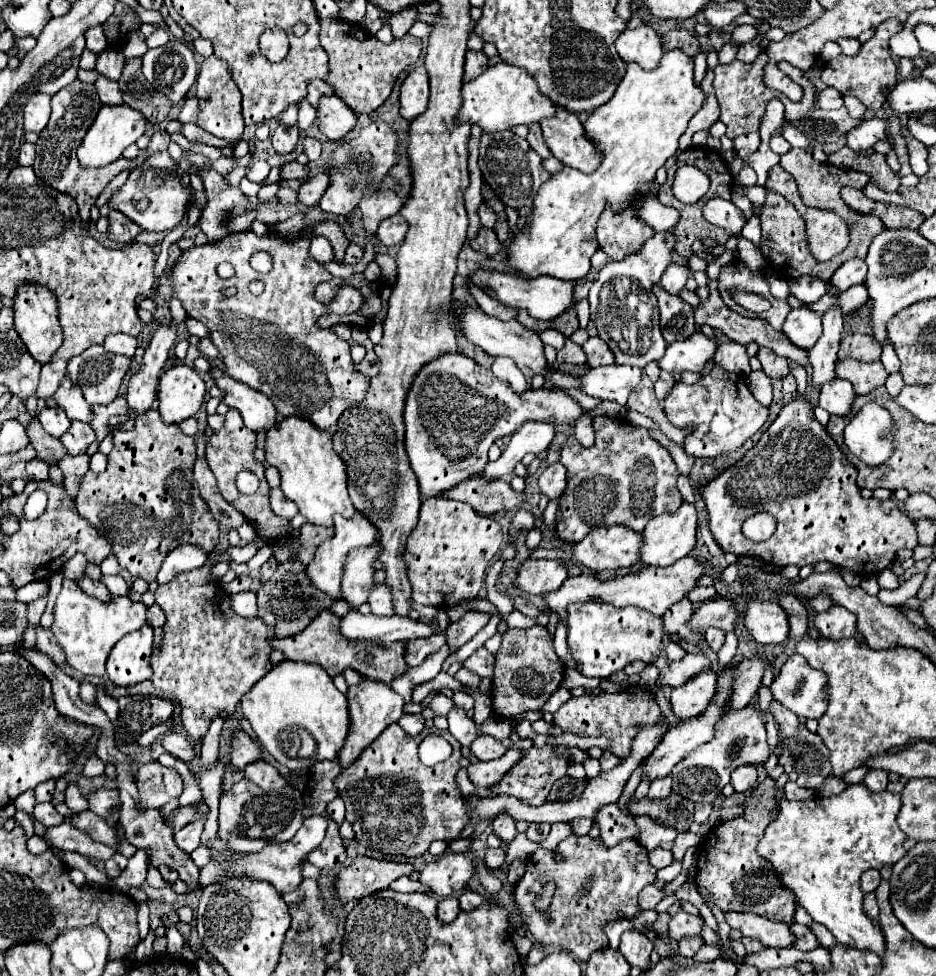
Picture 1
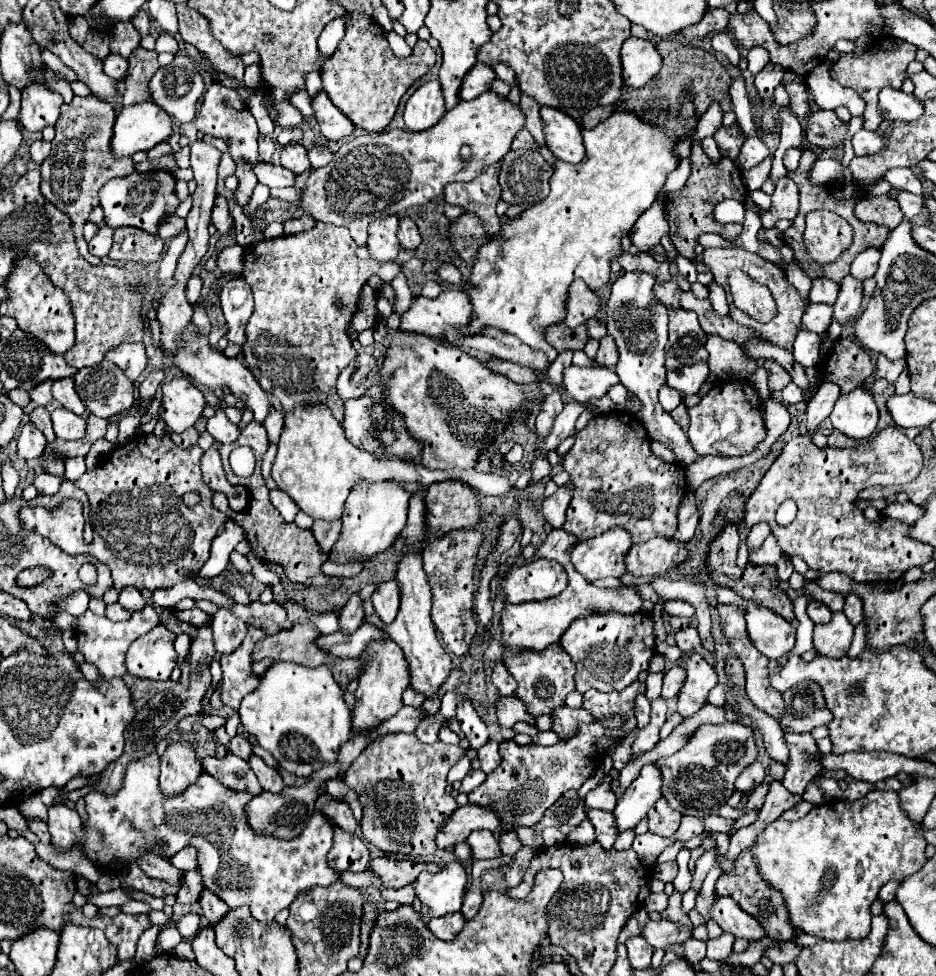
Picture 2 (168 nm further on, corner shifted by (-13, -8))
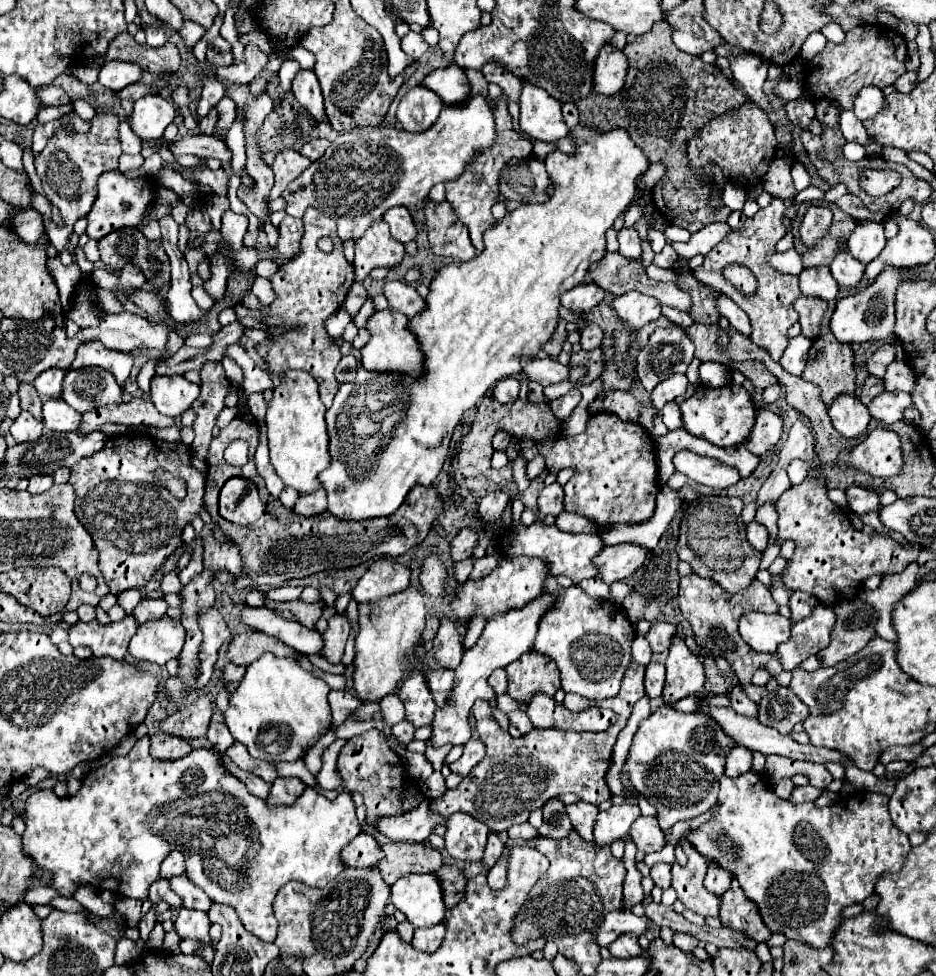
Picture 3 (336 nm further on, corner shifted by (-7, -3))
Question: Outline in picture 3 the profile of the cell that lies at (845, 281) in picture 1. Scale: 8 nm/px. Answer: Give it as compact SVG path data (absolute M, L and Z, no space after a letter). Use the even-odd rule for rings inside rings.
M864 220L864 222L858 222L858 226L850 234L846 246L858 262L868 266L884 250L884 244L886 244L884 226L880 222Z

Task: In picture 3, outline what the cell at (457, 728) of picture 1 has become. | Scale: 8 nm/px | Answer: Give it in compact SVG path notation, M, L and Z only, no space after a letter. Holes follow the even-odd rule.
M438 668L426 672L426 682L430 684L430 692L438 706L446 706L446 698L450 698L450 690L454 684L454 670Z

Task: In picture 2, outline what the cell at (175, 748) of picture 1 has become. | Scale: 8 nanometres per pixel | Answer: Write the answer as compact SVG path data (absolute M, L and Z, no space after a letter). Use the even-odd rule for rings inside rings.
M226 755L224 759L216 757L206 757L202 759L204 771L208 771L212 777L222 781L226 787L234 791L250 791L252 795L260 795L264 789L260 787L254 771L248 767L248 761L236 757L236 755Z

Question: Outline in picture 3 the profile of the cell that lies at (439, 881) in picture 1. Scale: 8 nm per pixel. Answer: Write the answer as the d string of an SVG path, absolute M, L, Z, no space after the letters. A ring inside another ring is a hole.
M406 874L390 886L392 904L406 914L414 928L434 926L444 920L446 904L436 874Z

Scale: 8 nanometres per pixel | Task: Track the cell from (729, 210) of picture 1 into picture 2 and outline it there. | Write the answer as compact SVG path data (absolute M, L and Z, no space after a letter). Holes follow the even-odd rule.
M724 199L716 205L714 217L720 223L742 223L744 221L744 207L736 199Z

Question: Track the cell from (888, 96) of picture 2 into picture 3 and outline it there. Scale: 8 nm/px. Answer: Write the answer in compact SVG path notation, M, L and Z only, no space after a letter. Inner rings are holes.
M866 86L858 92L852 110L864 122L868 118L874 118L874 114L878 114L878 110L882 110L882 106L886 106L884 92L876 86Z

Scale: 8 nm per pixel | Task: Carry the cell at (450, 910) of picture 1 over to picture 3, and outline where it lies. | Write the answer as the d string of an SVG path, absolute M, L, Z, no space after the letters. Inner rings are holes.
M440 922L438 926L430 926L430 928L416 928L412 944L422 952L434 952L442 944L444 934L446 934L444 922Z

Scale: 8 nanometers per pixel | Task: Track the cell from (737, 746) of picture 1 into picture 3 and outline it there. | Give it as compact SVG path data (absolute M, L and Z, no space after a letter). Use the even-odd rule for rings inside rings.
M662 706L652 712L634 734L634 742L624 764L630 772L630 782L636 792L648 798L652 806L658 808L662 830L670 830L680 820L690 820L694 816L710 810L718 800L718 782L724 776L724 756L736 742L718 728L710 716L704 714L684 714L670 706Z

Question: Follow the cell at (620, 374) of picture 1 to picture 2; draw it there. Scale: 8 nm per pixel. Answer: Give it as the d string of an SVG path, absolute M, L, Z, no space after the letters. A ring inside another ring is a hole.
M566 367L562 371L562 387L566 393L584 403L592 397L602 397L608 393L608 389L618 383L618 375L612 369L606 367Z

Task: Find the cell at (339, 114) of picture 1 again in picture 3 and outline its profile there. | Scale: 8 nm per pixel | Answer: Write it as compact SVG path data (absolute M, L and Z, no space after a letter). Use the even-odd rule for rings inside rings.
M300 70L292 82L292 94L298 100L298 104L316 120L326 122L326 110L324 100L320 92L318 78L312 70Z

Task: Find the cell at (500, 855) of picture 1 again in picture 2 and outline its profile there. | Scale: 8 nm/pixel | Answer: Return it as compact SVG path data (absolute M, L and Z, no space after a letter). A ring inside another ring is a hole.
M480 829L480 831L472 831L466 839L466 843L472 849L472 859L492 859L492 857L500 857L498 851L498 841L494 837L492 831L488 829Z

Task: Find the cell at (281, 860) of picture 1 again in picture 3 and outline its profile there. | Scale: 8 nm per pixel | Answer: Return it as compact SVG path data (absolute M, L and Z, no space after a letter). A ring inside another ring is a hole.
M150 736L138 738L130 754L110 758L108 764L88 774L76 796L58 798L52 790L32 792L26 800L24 816L24 854L40 868L52 872L52 888L62 896L72 898L78 884L90 884L118 896L146 900L148 886L158 880L162 860L172 850L180 850L186 856L186 876L190 882L202 888L212 902L232 906L244 928L262 942L274 942L276 938L278 922L272 914L272 904L278 890L290 880L324 888L344 868L340 850L360 832L348 792L340 792L330 800L318 790L306 788L294 806L268 808L262 798L246 790L244 782L220 766L218 750L200 748L180 760L160 762L150 756Z

